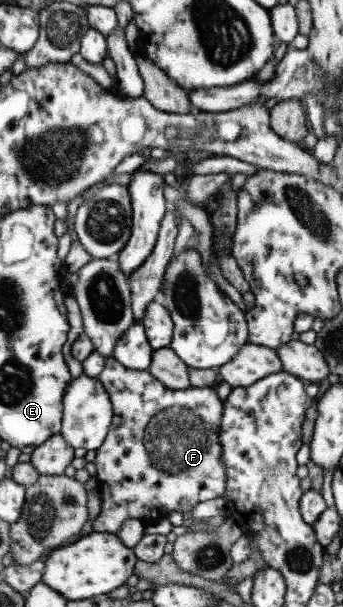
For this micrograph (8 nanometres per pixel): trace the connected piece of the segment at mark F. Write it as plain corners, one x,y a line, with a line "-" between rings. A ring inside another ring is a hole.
112,355
105,358
104,366
98,373
97,379
104,387
106,394
109,396
109,402
112,408
112,418
108,432
102,441
102,444
95,450
93,460
95,466
94,486
97,487
101,496
101,509
97,517
91,522
91,528
94,532
115,533
121,522
125,518
138,519
144,527
154,524
162,518
166,518
167,514
172,511
178,511
182,514
190,510
199,502
204,500
212,500
212,498
223,497
224,492
224,469
223,458
221,458
221,448
219,443
219,422
222,415
222,401
217,397
214,387
188,387
182,390
169,389
159,380
156,380
147,370
132,370
122,366
116,362

